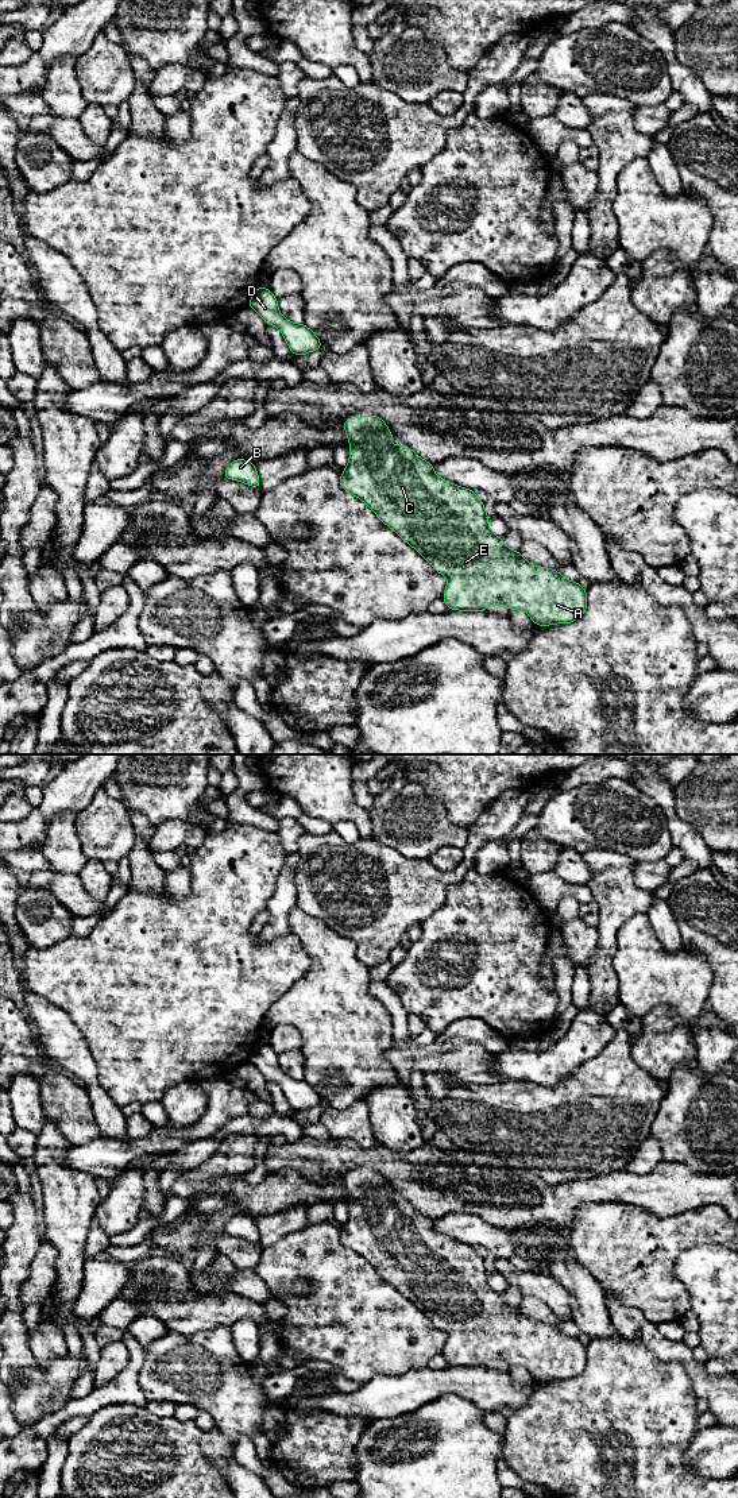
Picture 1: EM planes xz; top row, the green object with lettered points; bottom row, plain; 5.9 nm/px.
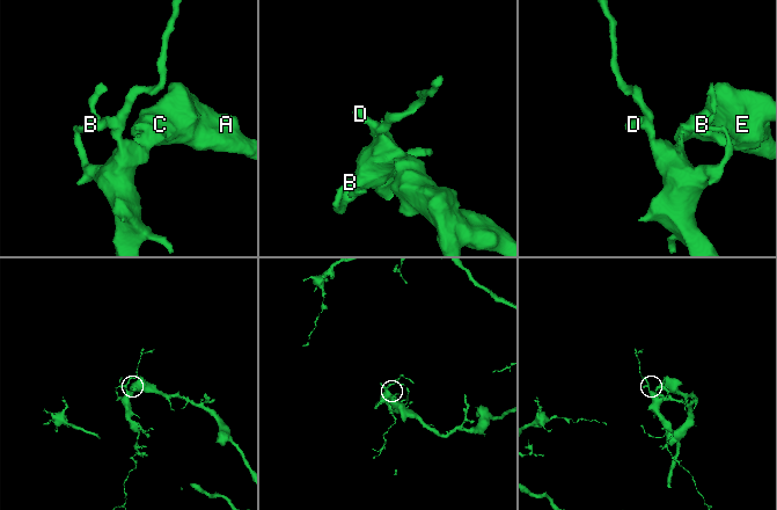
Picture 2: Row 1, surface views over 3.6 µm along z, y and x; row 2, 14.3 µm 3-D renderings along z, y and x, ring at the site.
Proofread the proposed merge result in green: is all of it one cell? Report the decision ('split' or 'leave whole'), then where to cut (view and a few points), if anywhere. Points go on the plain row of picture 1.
leave whole | no cut

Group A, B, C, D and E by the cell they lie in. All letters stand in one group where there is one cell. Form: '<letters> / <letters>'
A B C D E

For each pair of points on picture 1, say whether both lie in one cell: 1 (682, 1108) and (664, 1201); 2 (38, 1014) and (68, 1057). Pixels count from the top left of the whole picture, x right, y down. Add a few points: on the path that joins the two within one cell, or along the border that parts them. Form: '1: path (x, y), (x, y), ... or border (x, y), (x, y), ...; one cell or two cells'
1: border (663, 1158), (671, 1162), (686, 1163), (702, 1173); two cells
2: path (49, 1024), (64, 1046); one cell

